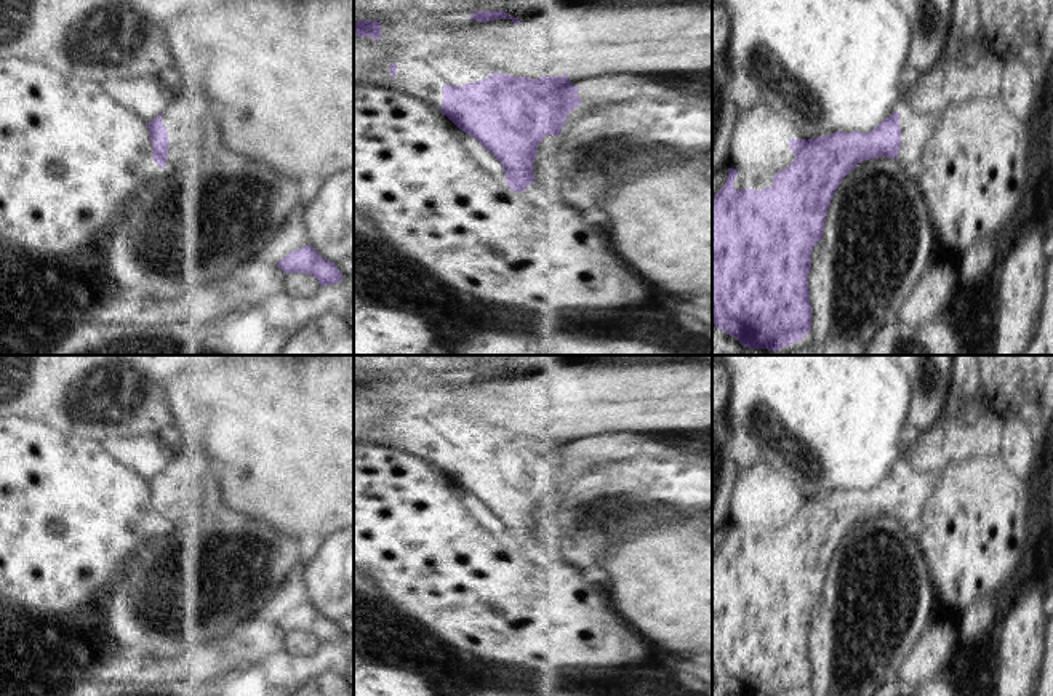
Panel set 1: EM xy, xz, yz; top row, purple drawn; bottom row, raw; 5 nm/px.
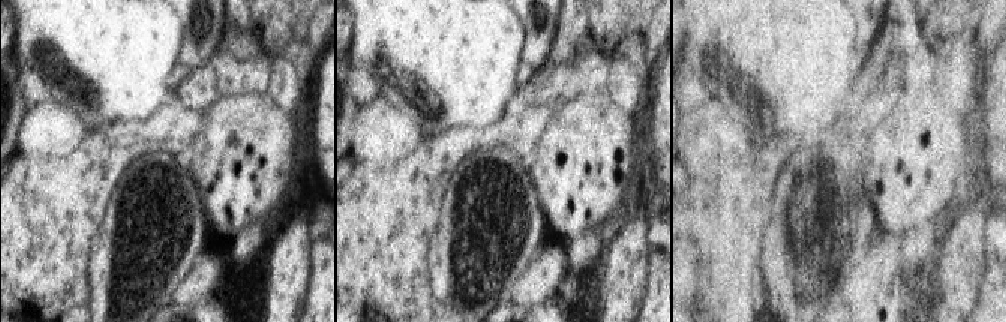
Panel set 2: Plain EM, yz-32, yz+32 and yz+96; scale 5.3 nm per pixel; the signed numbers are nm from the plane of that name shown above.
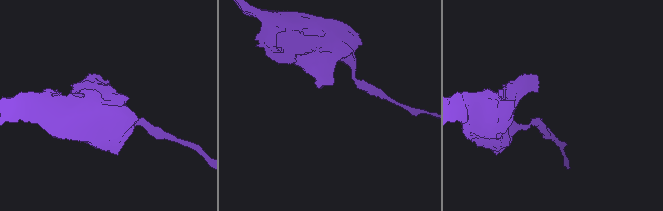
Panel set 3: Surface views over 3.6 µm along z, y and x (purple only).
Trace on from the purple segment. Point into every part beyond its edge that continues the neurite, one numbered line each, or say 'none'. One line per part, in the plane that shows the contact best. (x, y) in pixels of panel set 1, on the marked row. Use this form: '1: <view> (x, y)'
1: xy (188, 128)

